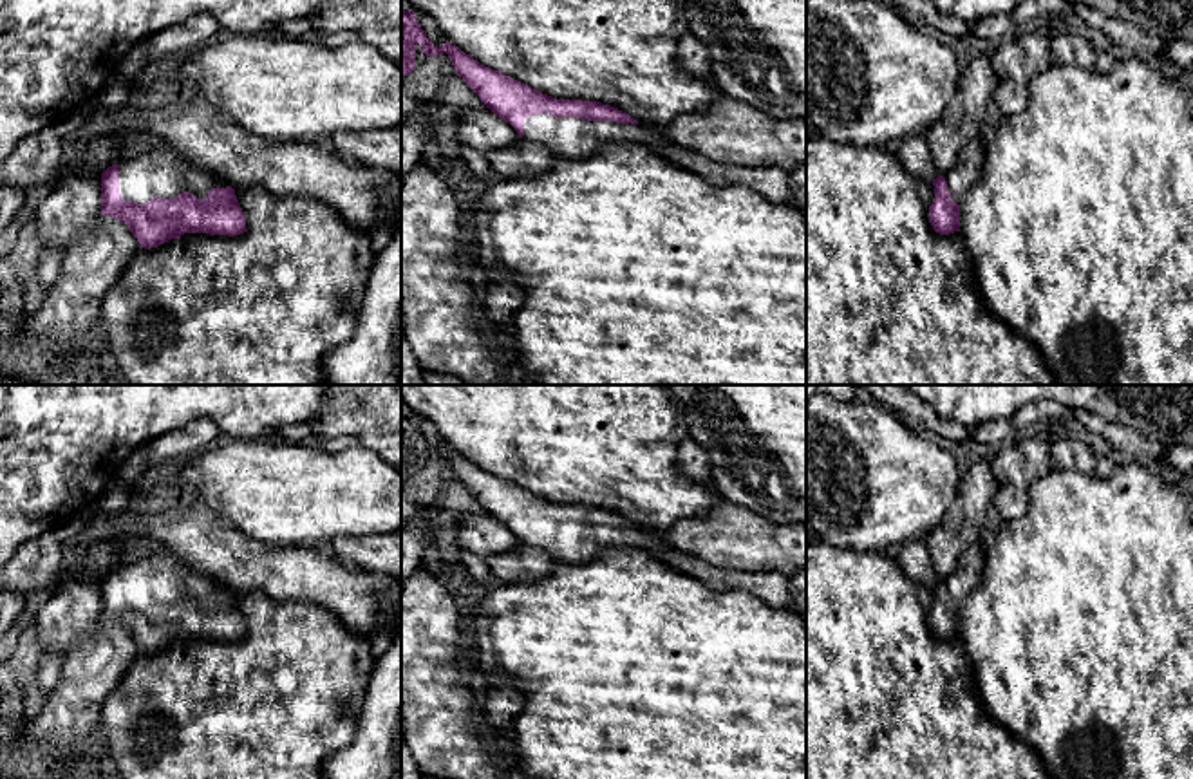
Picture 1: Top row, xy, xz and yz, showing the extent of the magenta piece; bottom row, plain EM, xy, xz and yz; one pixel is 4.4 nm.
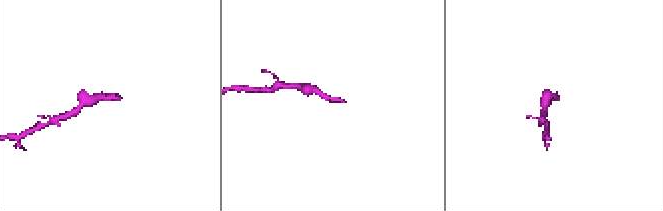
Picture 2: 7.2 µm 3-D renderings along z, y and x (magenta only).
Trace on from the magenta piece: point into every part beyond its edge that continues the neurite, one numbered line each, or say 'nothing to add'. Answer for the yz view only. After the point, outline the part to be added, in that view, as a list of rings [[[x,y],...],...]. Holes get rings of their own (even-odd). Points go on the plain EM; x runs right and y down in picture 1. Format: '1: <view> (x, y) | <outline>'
1: yz (969, 572) | [[[980,542],[971,544],[960,557],[954,573],[945,578],[951,604],[960,609],[962,602],[976,589],[983,578],[985,548]]]

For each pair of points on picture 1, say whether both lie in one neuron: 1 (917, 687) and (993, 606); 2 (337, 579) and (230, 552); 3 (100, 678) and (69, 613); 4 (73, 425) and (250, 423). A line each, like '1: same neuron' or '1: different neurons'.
1: different neurons
2: same neuron
3: different neurons
4: same neuron

